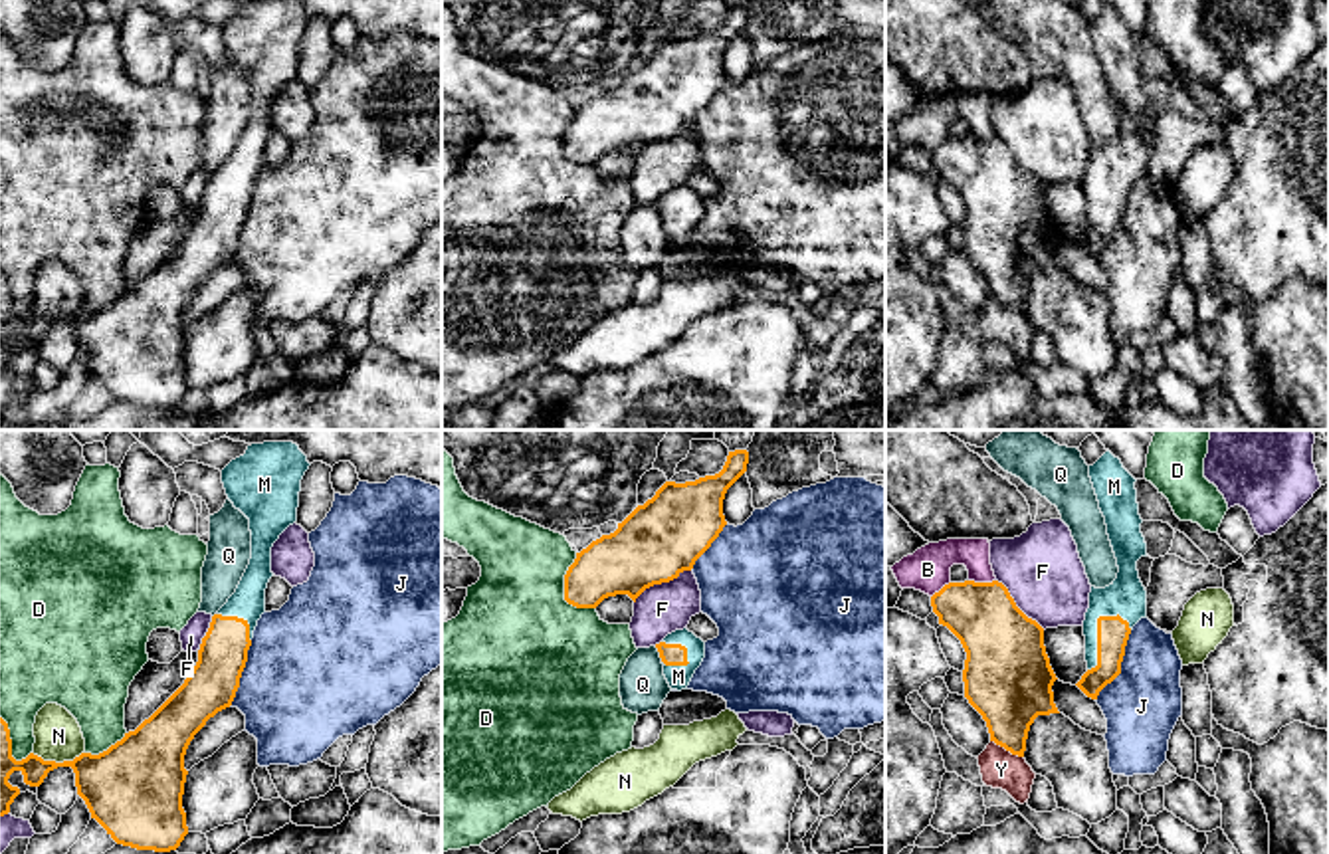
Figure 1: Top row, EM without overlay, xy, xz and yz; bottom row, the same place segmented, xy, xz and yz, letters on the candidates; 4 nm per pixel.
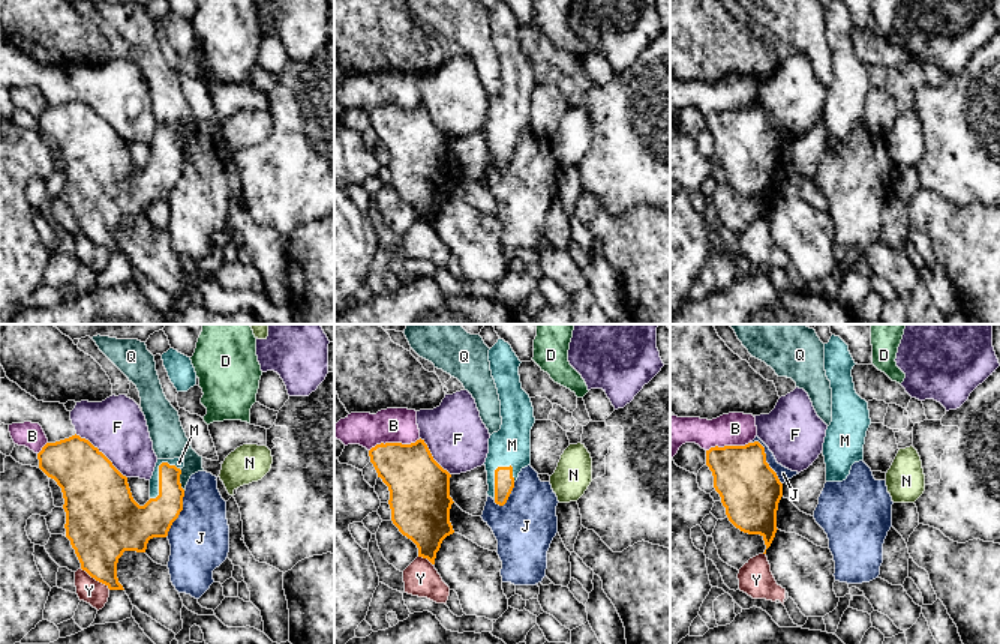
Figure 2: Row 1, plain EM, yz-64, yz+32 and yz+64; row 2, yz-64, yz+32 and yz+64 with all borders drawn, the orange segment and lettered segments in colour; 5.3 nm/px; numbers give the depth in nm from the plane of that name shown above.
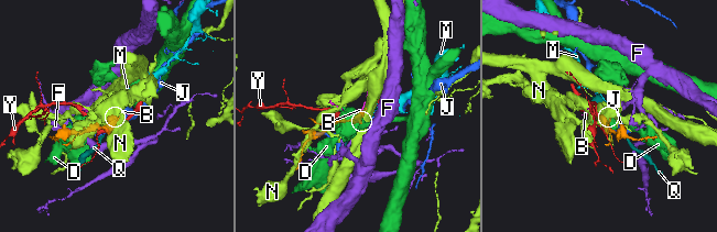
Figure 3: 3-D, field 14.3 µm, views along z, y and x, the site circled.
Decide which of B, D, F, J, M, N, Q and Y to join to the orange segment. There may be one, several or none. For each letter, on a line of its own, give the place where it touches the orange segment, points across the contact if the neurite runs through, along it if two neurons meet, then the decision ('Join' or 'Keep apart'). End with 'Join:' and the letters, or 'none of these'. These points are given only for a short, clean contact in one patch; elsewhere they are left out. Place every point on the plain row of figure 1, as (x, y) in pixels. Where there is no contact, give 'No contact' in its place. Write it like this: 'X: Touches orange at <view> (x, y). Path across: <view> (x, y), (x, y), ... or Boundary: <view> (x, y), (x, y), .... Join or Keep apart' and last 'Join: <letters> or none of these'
B: Touches orange at yz (983, 139). Boundary: yz (969, 135), (995, 137). Keep apart
D: Touches orange at xz (565, 147). Keep apart
F: Touches orange at xz (660, 139). Keep apart
J: Touches orange at yz (1120, 222). Keep apart
M: Touches orange at yz (1098, 193). Path across: yz (1114, 189), (1098, 193), (1098, 175), (1125, 153). Join
N: Touches orange at xy (58, 320). Keep apart
Q: Touches orange at xz (660, 211). Boundary: xz (654, 203), (662, 216). Keep apart
Y: Touches orange at yz (1007, 306). Keep apart
Join: M

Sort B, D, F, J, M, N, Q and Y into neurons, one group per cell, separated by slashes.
B J / D / F / M / N / Q / Y

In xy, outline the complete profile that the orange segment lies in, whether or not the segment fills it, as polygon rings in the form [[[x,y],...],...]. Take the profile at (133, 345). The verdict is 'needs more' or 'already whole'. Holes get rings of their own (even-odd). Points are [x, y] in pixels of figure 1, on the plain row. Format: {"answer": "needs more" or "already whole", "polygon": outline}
{"answer": "needs more", "polygon": [[[252,0],[244,12],[232,16],[222,26],[228,55],[250,75],[252,115],[236,149],[212,172],[198,206],[198,218],[184,240],[135,287],[125,289],[121,297],[99,311],[81,309],[73,317],[55,319],[30,309],[26,315],[16,317],[12,313],[8,279],[0,273],[0,373],[10,369],[10,361],[20,351],[20,345],[8,339],[14,327],[24,331],[26,341],[40,343],[50,327],[71,323],[77,351],[85,357],[91,374],[117,400],[154,408],[170,408],[180,402],[188,390],[182,365],[188,331],[184,325],[186,305],[206,277],[230,264],[236,254],[254,186],[265,168],[265,145],[273,133],[271,103],[297,77],[301,36],[309,22],[307,12],[297,0]]]}

